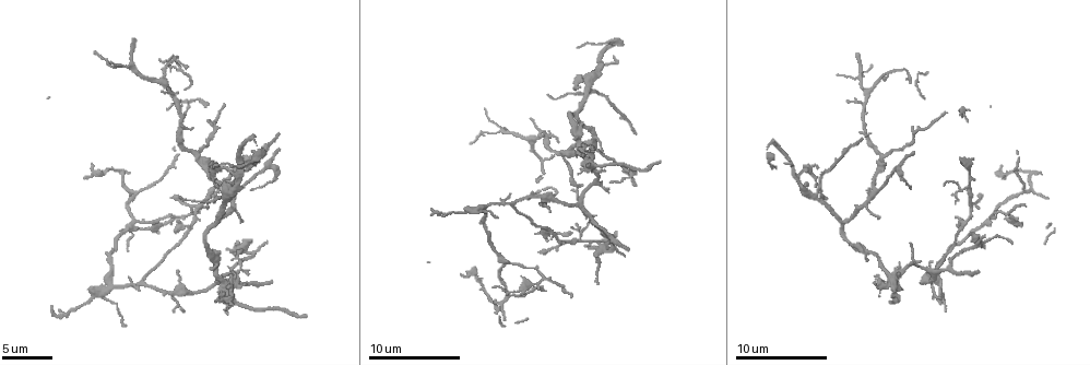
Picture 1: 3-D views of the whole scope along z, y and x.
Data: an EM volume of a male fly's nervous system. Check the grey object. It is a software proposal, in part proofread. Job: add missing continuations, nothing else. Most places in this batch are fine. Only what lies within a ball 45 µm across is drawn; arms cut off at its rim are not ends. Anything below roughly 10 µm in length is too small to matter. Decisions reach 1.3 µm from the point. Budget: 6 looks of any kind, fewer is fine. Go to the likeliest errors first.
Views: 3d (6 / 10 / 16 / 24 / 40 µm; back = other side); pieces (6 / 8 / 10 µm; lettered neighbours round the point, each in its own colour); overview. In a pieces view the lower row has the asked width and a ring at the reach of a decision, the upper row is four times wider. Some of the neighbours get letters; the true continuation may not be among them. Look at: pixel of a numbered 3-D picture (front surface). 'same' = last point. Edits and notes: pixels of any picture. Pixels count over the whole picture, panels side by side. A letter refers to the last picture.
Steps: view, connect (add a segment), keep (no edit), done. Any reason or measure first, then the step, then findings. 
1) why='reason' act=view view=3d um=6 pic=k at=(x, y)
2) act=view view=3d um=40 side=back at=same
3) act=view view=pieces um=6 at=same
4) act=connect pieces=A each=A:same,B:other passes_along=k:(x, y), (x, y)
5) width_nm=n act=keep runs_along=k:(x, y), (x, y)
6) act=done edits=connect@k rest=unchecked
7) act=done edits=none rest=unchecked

act=view view=3d um=6 pic=1 at=(53, 306)

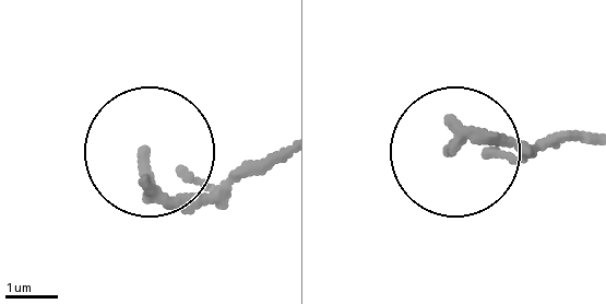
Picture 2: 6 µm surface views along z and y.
why='what lies round it' act=view view=pieces um=6 pic=2 at=(446, 149)

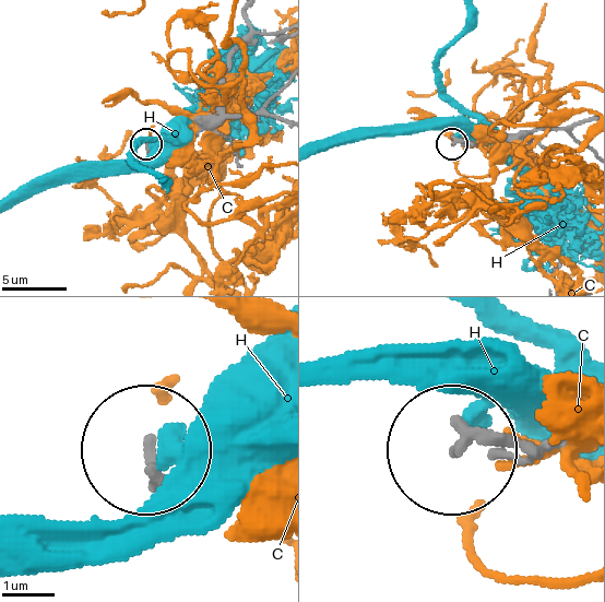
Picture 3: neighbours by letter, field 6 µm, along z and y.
width_nm=230 act=keep each=C:other,H:other found='no lettered segment goes on from it'

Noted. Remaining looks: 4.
why='free end' act=view view=pieces um=10 pic=1 at=(171, 198)

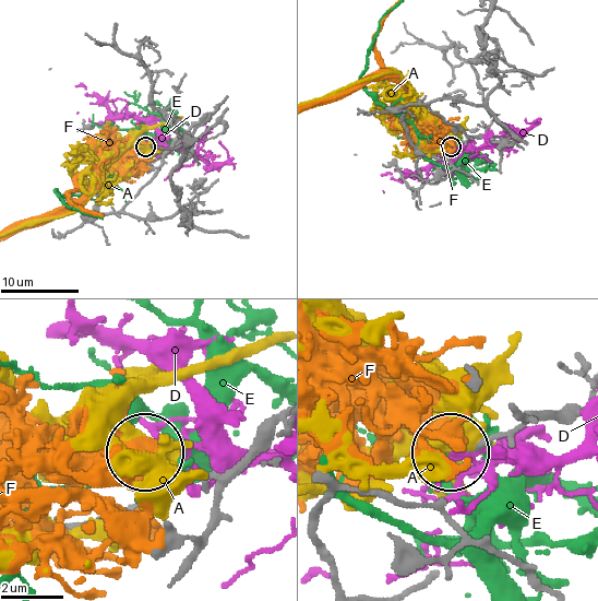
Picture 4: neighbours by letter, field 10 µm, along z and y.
act=keep each=A:other,D:other,E:other,F:other found='none of them fits'

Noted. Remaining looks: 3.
why='branch stops here' act=view view=pieces um=6 pic=1 at=(588, 166)

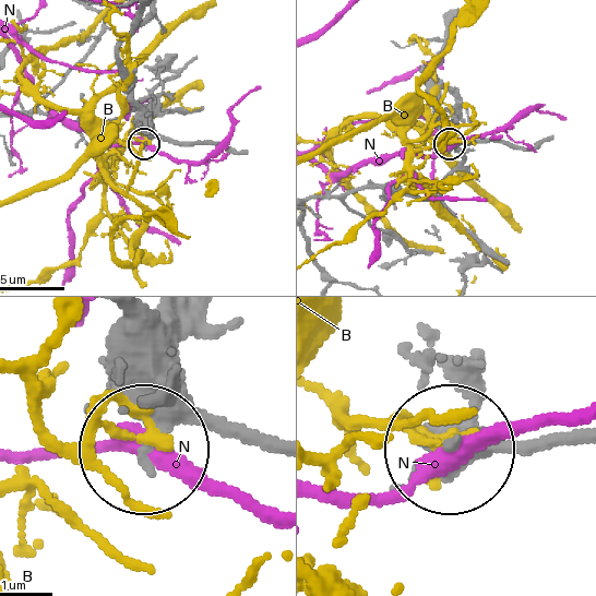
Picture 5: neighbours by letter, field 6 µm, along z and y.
width_nm=210 act=keep each=B:other,N:other found='no lettered segment goes on from it'

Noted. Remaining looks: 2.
act=done edits=none rest=unchecked

